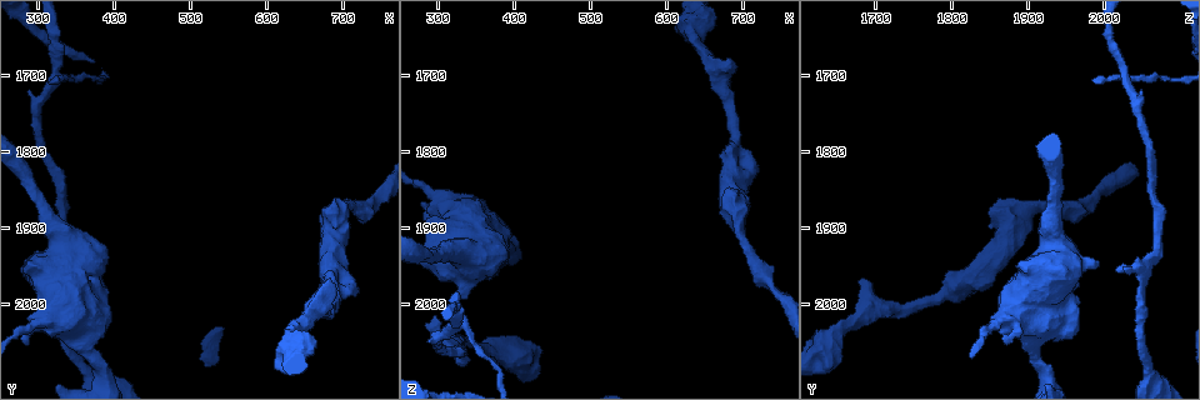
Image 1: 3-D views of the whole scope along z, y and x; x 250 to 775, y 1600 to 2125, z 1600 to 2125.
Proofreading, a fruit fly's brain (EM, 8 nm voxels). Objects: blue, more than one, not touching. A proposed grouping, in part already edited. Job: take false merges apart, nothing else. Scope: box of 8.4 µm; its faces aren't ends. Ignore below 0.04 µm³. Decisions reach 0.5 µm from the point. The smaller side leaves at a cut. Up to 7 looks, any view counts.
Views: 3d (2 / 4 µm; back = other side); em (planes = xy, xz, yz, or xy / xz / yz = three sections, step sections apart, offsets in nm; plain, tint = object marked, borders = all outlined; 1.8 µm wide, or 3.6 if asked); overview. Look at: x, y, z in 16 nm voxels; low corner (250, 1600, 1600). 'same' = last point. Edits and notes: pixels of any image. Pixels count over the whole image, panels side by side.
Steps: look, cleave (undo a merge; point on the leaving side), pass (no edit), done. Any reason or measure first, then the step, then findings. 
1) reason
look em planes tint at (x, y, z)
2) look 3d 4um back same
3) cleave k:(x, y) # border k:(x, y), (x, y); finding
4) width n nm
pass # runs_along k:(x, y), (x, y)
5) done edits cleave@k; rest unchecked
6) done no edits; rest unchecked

branch point
look em planes plain at (325, 1705, 2030)

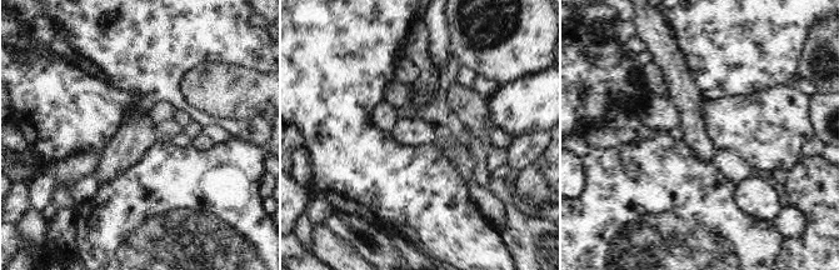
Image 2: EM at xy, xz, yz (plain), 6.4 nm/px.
what lies round it
look em planes borders same

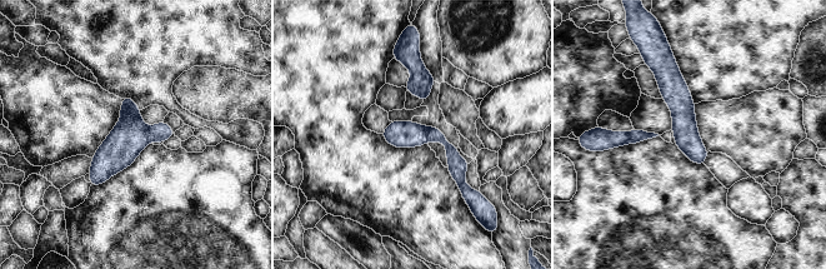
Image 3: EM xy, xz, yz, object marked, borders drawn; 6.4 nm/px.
cleave 3:(161, 131) # part_leaving 3:(430, 129), (450, 148), (465, 192); two cells meet here

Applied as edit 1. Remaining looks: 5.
redraw
look overview

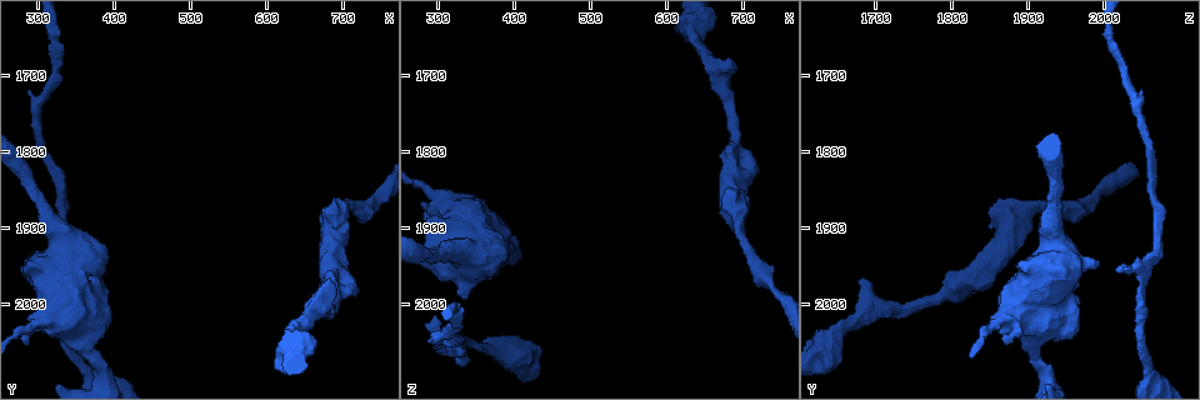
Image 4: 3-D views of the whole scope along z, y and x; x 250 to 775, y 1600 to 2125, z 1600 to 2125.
calibre changes
look em 3.6um yz step 16 tint at (360, 2050, 1905)

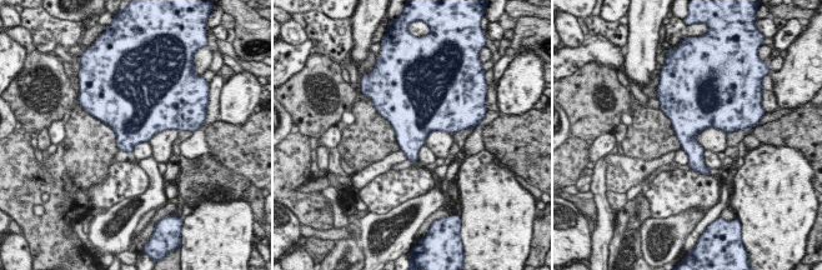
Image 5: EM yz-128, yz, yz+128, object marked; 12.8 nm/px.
pass # all the same cell

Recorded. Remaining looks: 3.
calibre changes
look em 3.6um xy step 8 tint at (375, 2100, 2065)

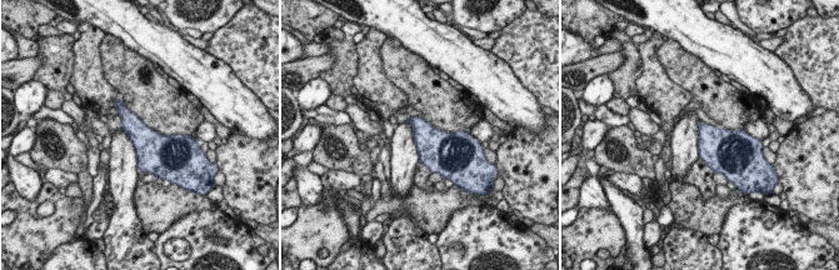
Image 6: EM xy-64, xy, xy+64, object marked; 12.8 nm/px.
look em 3.6um planes borders same

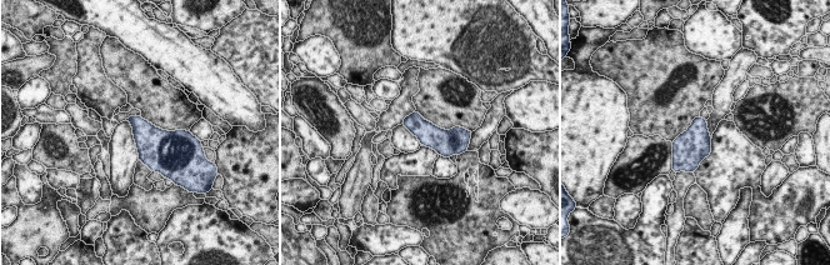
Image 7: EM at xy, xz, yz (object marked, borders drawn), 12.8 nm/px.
width 300 nm
pass # all the same cell

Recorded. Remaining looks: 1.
done edits cleave@3; rest unchecked

